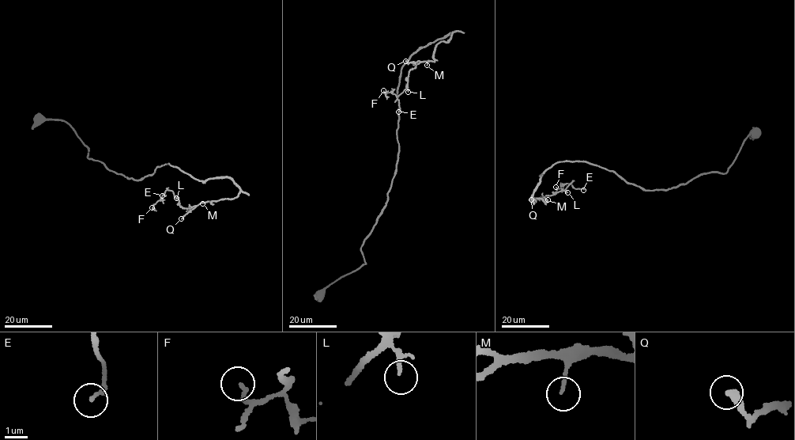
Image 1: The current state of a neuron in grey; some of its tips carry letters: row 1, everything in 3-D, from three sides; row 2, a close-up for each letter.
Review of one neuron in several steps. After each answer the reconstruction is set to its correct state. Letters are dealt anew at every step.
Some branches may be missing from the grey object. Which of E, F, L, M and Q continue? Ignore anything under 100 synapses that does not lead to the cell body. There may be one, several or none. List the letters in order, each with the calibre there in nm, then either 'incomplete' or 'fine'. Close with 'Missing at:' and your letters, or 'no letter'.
E: 150 nm thick; fine
F: 150 nm thick; fine
L: 80 nm thick; fine
M: 140 nm thick; fine
Q: 320 nm thick; incomplete
Missing at: Q

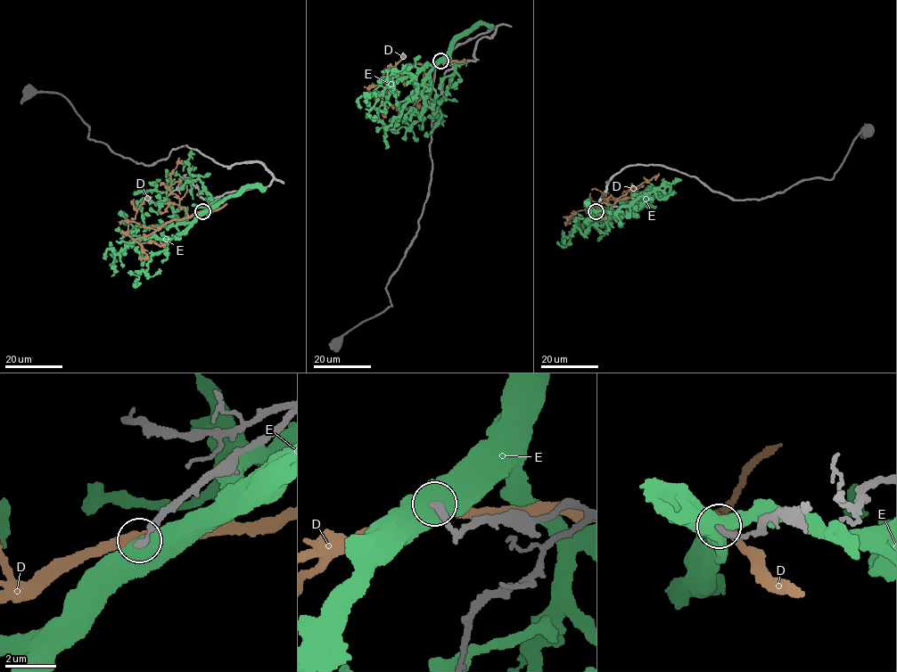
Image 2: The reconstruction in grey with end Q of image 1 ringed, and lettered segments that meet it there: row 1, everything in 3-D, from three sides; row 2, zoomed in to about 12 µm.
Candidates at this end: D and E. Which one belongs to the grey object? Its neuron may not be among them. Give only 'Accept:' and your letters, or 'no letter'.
Accept: no letter

